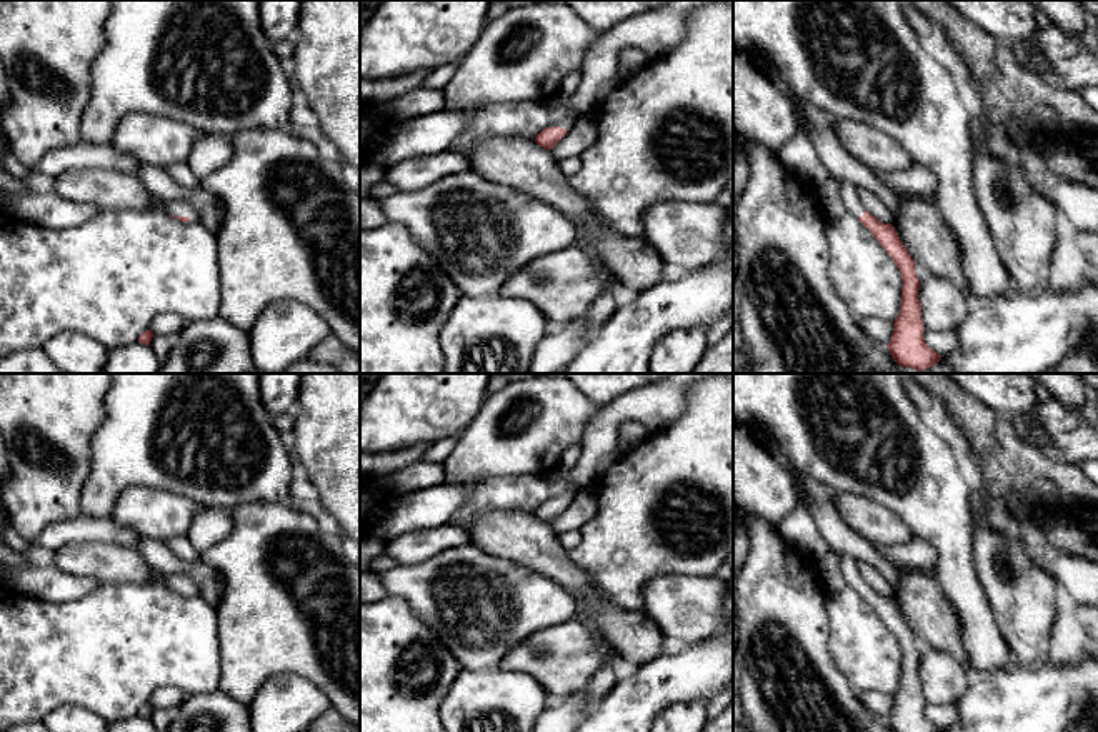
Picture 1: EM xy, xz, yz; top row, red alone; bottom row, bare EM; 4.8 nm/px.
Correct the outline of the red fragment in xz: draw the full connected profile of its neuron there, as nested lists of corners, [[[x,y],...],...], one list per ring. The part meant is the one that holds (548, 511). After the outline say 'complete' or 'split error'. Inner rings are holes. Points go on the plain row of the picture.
[[[561,494],[545,504],[542,504],[537,510],[535,515],[547,522],[551,524],[566,507],[568,504],[573,500],[571,494]]] | split error

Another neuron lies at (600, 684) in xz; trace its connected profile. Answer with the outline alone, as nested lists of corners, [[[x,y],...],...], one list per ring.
[[[608,660],[601,665],[601,669],[591,677],[585,692],[591,704],[598,704],[598,700],[610,692],[610,689],[616,684],[613,674],[613,660]]]

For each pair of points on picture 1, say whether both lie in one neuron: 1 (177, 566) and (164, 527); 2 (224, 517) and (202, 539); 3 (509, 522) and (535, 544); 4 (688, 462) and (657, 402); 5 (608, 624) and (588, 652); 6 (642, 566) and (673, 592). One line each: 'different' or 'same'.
1: different
2: same
3: same
4: different
5: different
6: different

